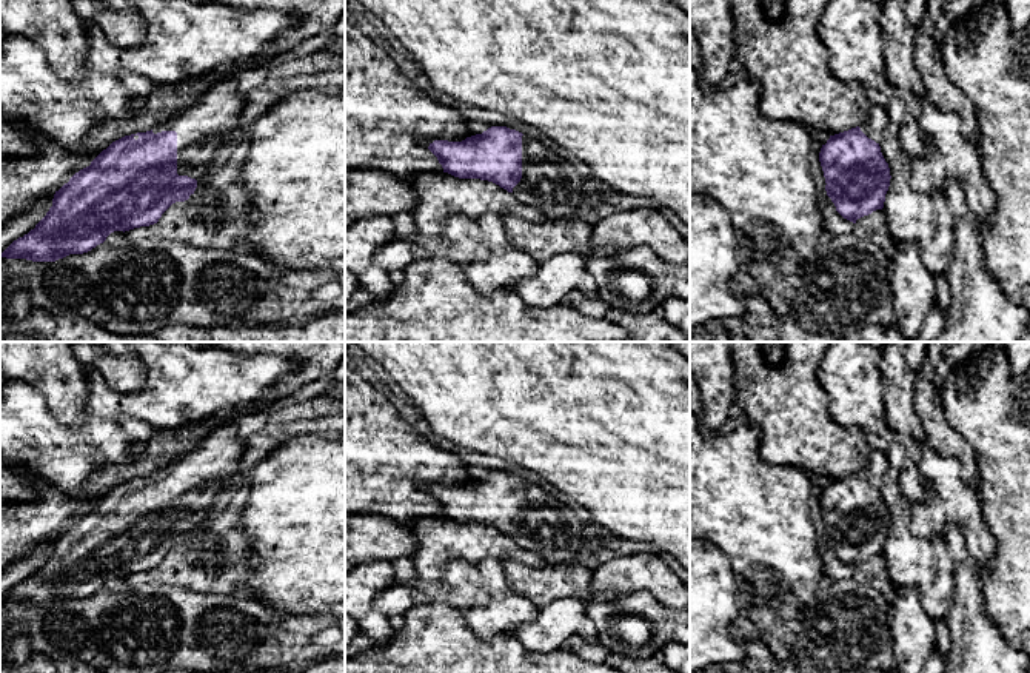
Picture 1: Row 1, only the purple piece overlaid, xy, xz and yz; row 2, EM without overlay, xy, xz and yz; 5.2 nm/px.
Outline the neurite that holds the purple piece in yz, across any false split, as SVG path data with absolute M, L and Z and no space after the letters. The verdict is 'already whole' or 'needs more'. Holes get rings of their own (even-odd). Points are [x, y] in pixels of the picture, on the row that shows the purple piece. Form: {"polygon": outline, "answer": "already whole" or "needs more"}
{"polygon": "M871 108L864 125L830 136L821 148L827 196L836 211L853 223L884 208L891 176L879 140L887 125L885 109Z", "answer": "needs more"}

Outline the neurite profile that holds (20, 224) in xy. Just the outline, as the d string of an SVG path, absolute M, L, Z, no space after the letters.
M46 194L18 214L0 225L0 254L18 237L23 237L46 216L52 206L54 194Z

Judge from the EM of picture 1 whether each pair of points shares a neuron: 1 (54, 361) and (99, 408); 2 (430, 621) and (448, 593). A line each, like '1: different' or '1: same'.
1: different
2: different

